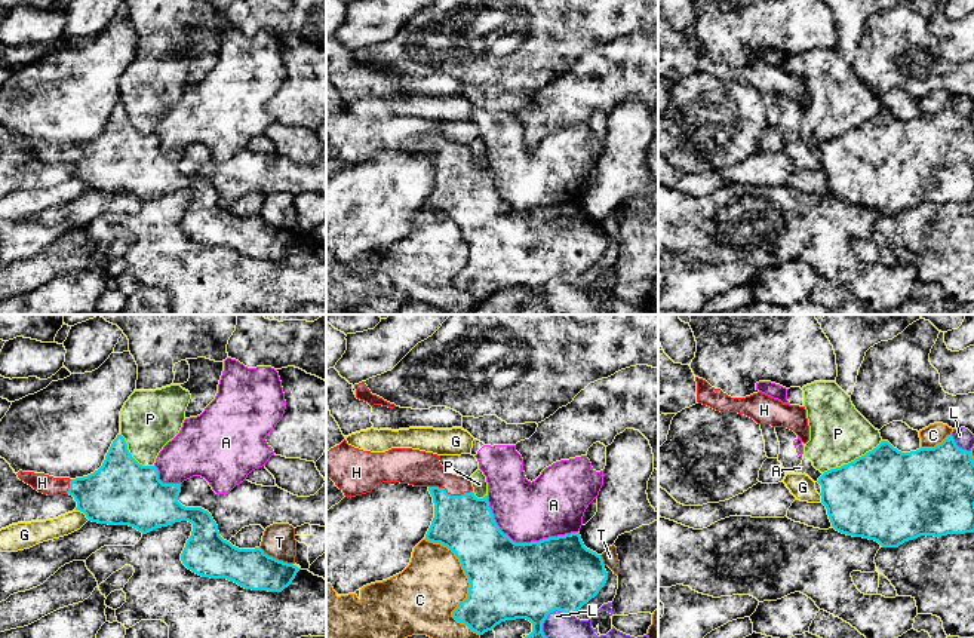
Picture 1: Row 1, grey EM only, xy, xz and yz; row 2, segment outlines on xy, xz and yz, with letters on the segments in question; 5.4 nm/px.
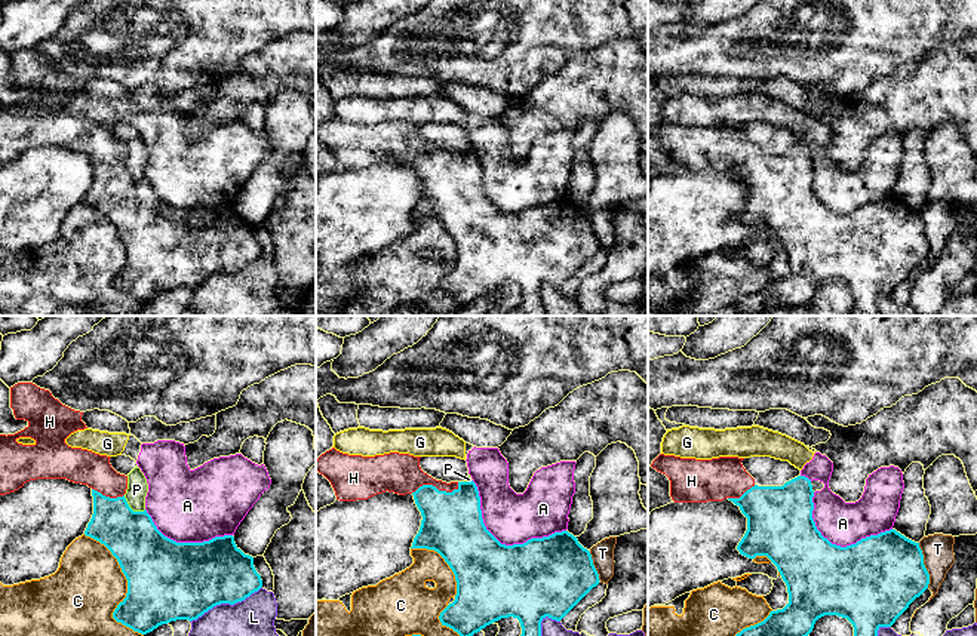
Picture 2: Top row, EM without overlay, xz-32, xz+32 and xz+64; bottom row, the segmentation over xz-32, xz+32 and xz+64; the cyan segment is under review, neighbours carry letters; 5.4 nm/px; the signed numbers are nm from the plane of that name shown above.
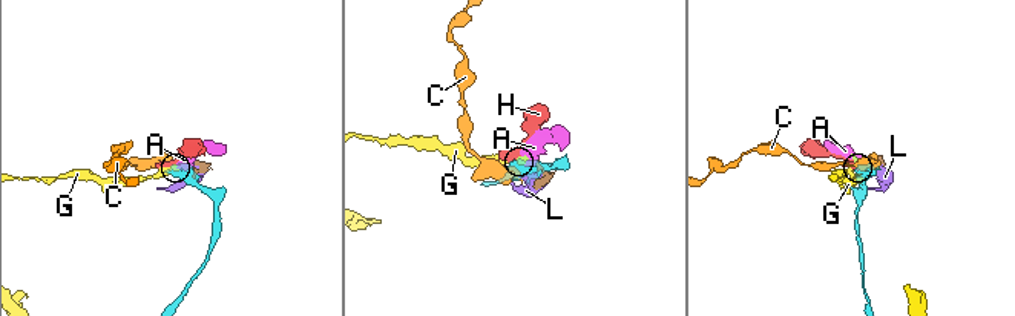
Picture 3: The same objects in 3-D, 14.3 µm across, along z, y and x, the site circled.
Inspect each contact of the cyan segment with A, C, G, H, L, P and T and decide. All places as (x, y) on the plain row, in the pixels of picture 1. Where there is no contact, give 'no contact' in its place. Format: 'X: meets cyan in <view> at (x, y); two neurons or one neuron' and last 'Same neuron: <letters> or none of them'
A: meets cyan in xz at (522, 211); two neurons
C: meets cyan in xz at (469, 250); two neurons
G: meets cyan in xy at (83, 180); two neurons
H: meets cyan in xz at (449, 162); one neuron
L: meets cyan in xz at (546, 285); two neurons
P: meets cyan in yz at (854, 128); two neurons
T: meets cyan in xy at (275, 226); two neurons
Same neuron: H

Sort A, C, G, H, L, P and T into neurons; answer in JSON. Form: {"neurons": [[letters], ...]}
{"neurons": [["A", "G"], ["C"], ["H"], ["L"], ["P"], ["T"]]}

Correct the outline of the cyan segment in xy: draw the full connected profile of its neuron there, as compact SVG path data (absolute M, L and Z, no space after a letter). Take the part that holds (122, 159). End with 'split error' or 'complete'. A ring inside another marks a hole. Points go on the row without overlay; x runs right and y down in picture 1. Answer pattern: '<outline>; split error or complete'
M122 102L113 108L102 134L83 145L53 145L22 139L18 145L47 163L70 162L92 190L129 193L147 202L188 188L193 199L182 231L202 245L227 246L245 257L282 260L301 237L268 224L261 215L239 217L219 203L212 182L178 169L181 151L163 151L156 134L139 132Z; split error

